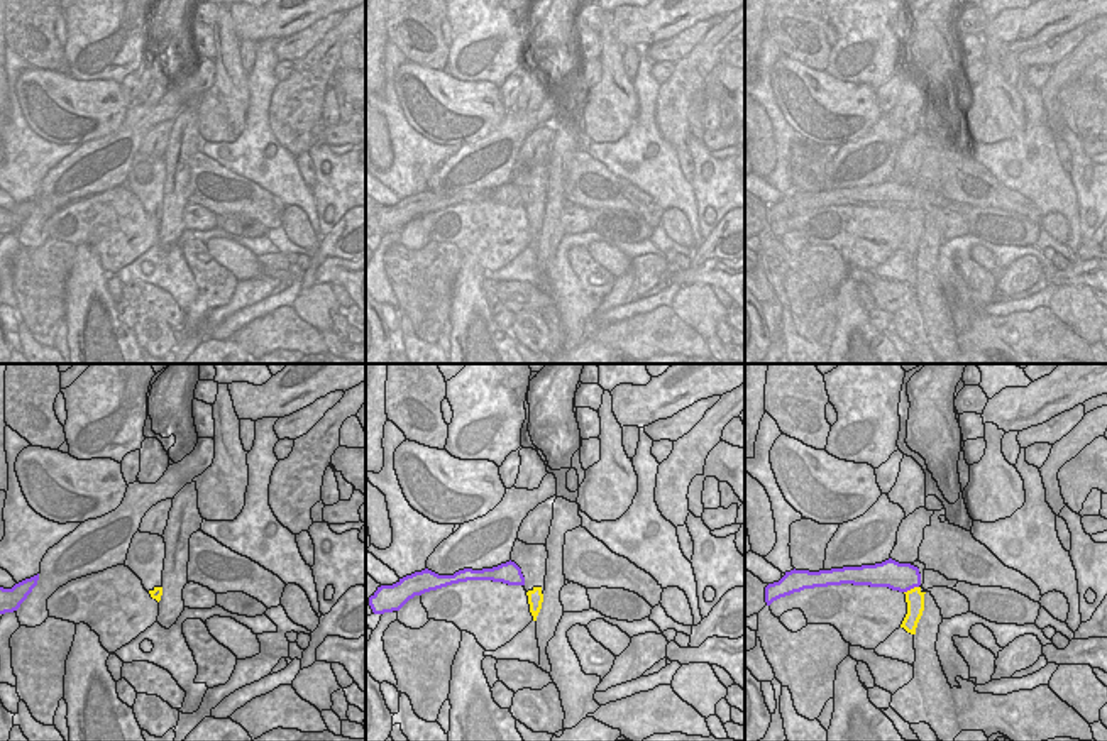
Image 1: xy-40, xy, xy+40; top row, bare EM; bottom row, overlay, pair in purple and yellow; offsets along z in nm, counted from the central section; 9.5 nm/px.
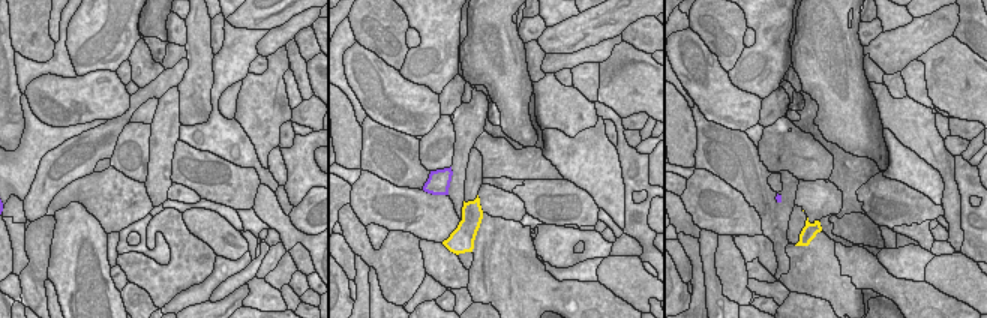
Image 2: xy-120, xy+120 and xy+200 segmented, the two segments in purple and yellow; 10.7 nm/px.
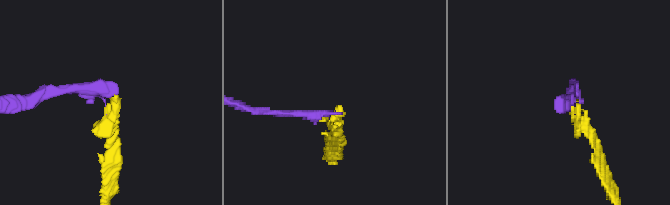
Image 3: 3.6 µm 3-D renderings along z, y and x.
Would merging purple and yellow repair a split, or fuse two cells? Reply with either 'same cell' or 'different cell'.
different cell

